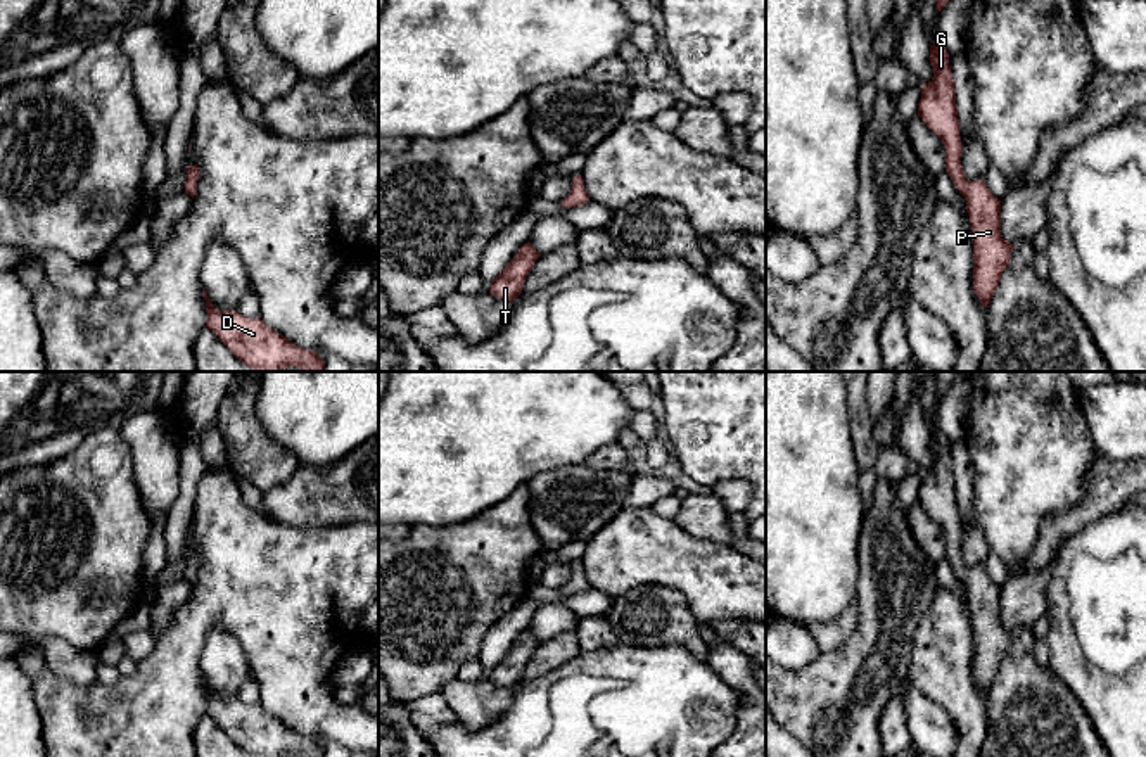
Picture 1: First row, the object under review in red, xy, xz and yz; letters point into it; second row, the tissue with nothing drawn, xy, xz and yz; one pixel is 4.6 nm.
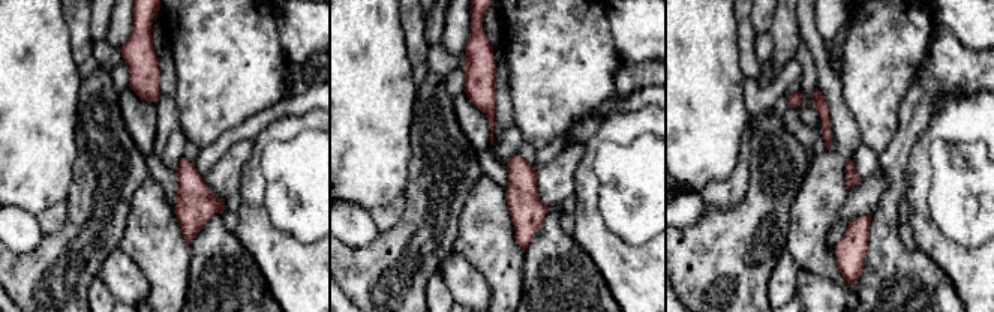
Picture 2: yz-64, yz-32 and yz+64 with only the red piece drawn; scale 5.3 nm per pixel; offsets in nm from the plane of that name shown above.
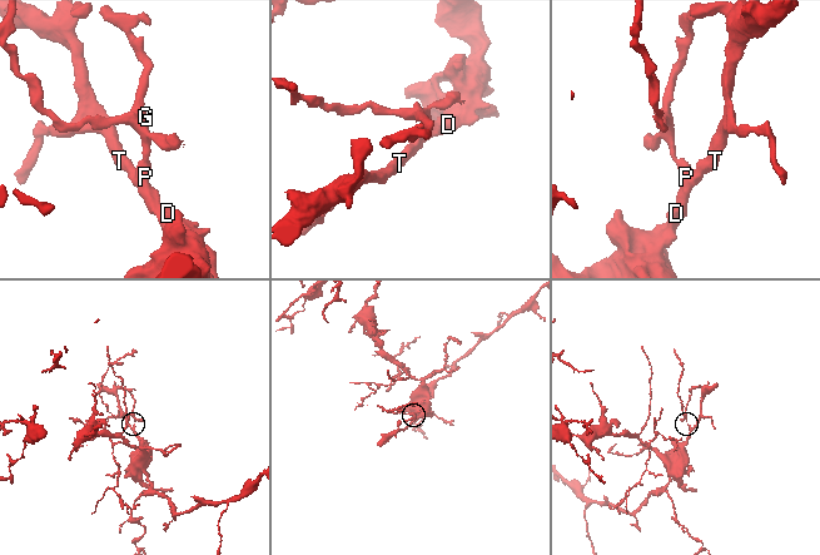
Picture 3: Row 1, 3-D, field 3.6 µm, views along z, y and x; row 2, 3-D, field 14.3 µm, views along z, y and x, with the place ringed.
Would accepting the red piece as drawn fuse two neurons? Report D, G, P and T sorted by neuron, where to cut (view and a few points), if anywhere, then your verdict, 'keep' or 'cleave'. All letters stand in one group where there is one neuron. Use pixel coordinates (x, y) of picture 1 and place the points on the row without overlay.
D G P T; no cut; keep

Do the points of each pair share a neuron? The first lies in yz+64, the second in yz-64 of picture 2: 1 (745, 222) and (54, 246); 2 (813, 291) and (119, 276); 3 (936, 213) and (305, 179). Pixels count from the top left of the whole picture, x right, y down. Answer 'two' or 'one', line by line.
1: one
2: one
3: one

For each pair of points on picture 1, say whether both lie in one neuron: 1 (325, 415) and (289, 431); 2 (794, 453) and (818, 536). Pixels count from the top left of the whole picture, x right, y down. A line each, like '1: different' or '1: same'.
1: same
2: same

